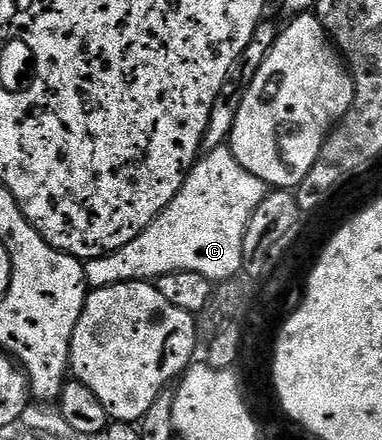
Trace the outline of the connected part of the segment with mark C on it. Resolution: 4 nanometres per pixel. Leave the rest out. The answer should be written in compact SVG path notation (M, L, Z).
M229 147L203 152L172 203L132 243L85 262L87 286L103 289L125 281L153 282L172 271L196 271L215 283L241 274L244 235L267 192L266 184L244 168Z

